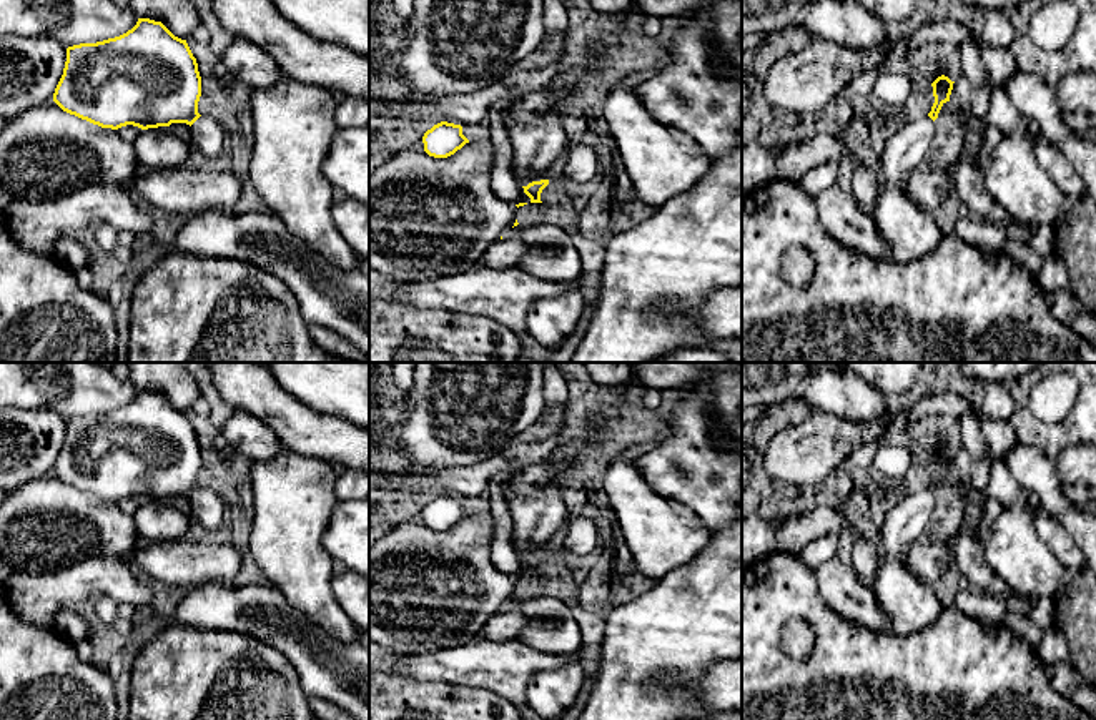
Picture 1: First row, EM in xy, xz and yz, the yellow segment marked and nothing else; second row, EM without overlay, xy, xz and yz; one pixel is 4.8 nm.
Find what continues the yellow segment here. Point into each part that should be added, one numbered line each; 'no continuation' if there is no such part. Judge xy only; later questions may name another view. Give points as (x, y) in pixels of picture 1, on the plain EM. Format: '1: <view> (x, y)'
1: xy (207, 506)

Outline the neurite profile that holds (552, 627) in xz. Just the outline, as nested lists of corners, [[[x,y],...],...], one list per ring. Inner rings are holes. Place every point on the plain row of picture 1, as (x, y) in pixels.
[[[517,597],[502,612],[524,615],[531,625],[522,629],[517,640],[549,653],[575,657],[582,647],[582,632],[570,605],[555,597]]]

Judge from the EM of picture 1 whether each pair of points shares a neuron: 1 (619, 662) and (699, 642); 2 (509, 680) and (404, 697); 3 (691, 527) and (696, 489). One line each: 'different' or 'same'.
1: same
2: different
3: different

